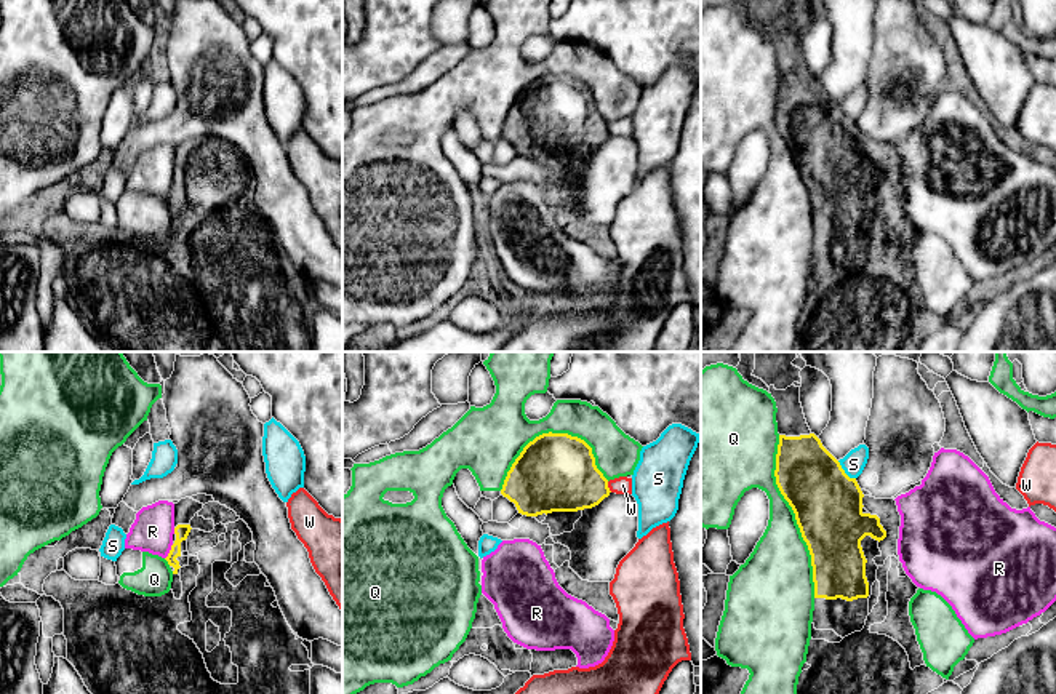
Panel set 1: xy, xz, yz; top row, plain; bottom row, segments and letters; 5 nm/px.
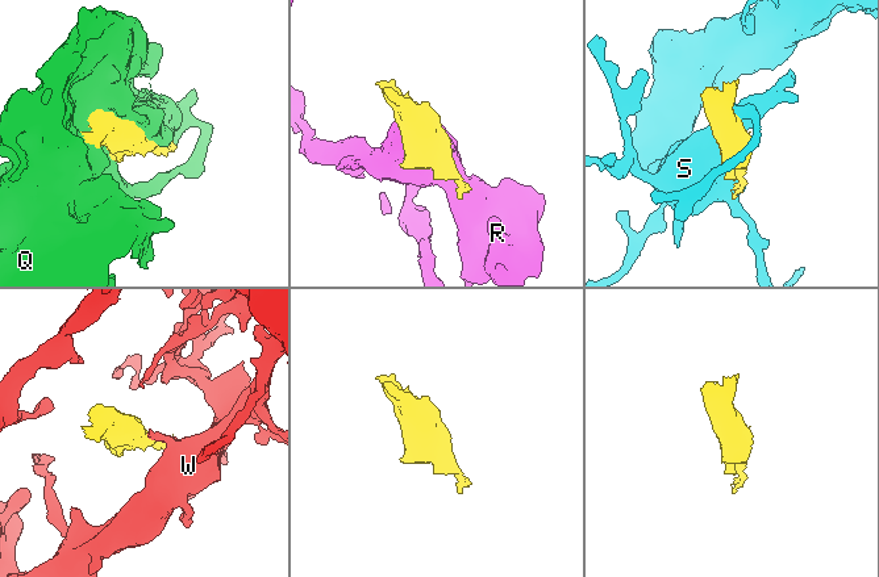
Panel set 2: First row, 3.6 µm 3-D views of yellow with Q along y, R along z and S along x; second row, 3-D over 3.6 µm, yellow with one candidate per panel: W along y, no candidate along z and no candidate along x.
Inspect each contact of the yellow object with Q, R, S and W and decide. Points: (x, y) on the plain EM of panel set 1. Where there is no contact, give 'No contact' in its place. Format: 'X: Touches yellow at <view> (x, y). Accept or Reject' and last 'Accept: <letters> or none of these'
Q: Touches yellow at yz (796, 159). Reject
R: Touches yellow at xy (170, 194). Reject
S: Touches yellow at yz (844, 114). Reject
W: Touches yellow at xz (607, 128). Reject
Accept: none of these

